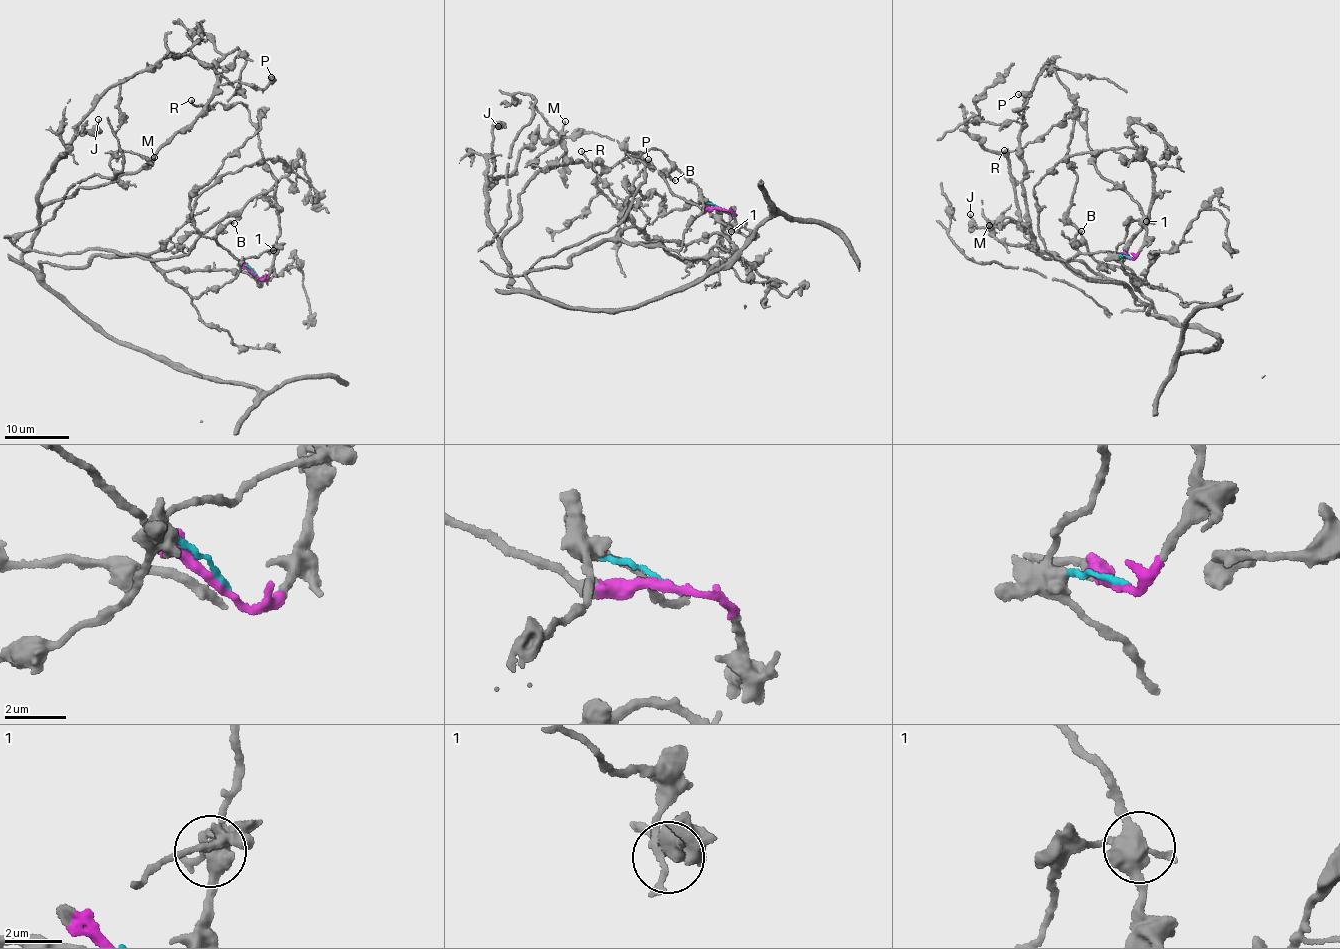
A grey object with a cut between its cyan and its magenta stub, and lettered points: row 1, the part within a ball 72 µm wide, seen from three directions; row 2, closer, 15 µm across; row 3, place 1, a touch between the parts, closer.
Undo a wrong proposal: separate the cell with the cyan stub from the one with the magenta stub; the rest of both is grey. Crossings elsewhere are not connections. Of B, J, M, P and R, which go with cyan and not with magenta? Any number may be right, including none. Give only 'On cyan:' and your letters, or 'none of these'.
On cyan: J, M, P

